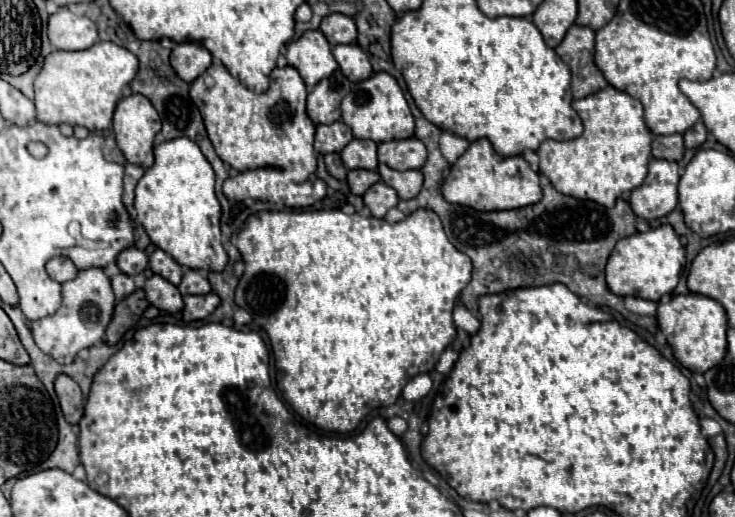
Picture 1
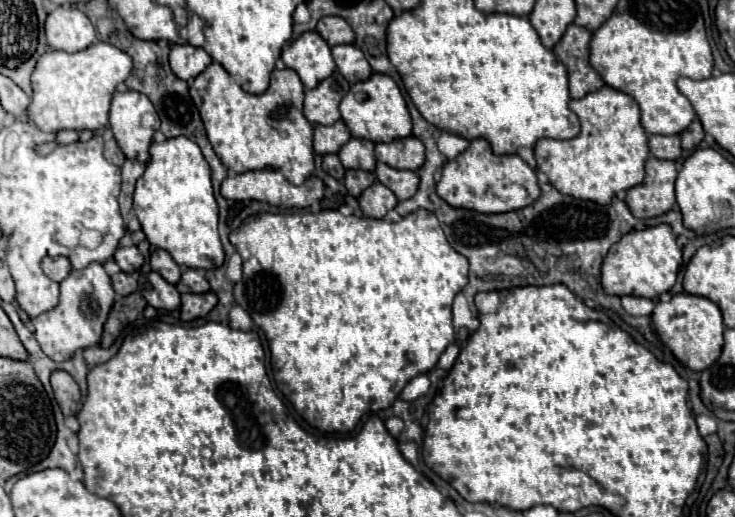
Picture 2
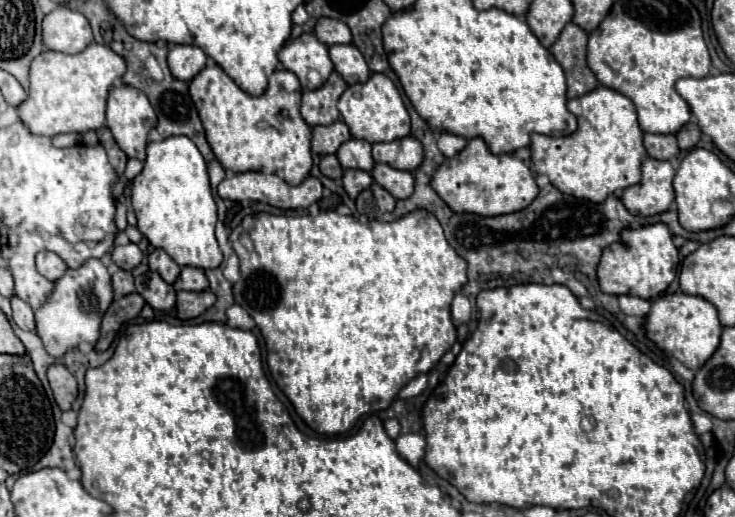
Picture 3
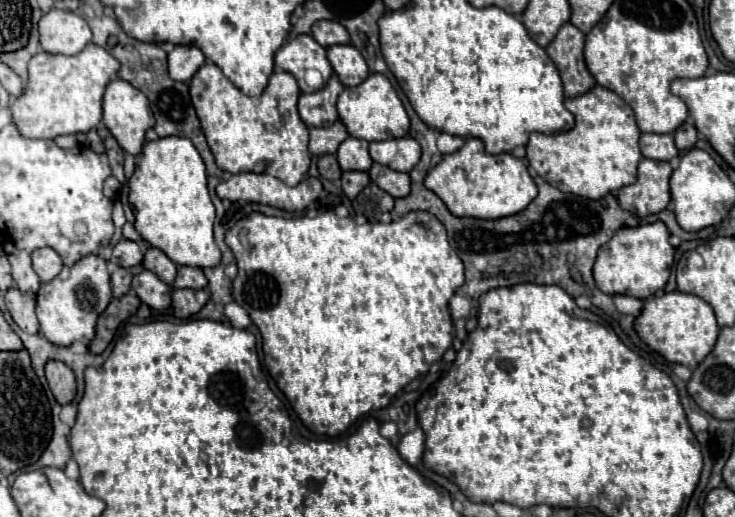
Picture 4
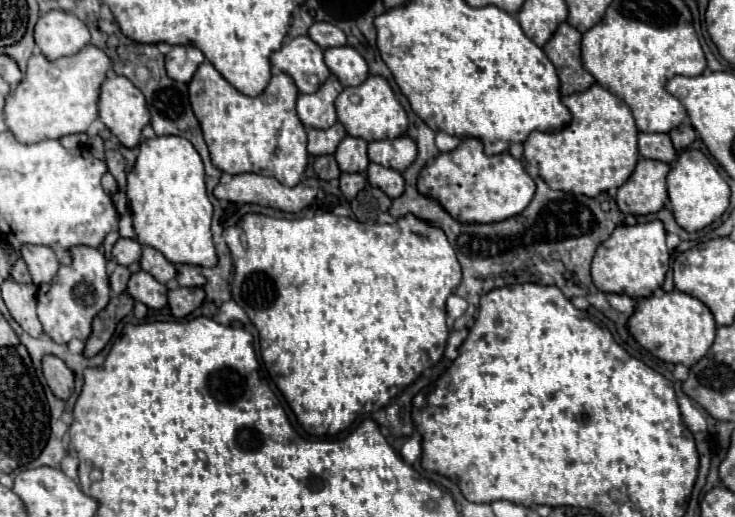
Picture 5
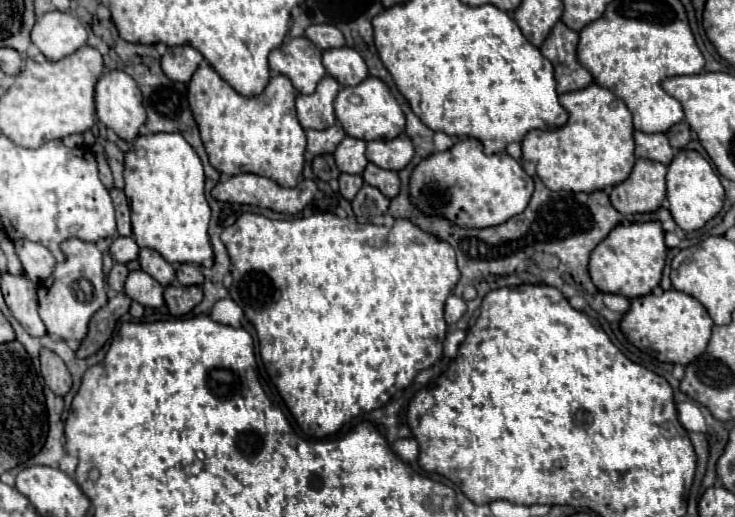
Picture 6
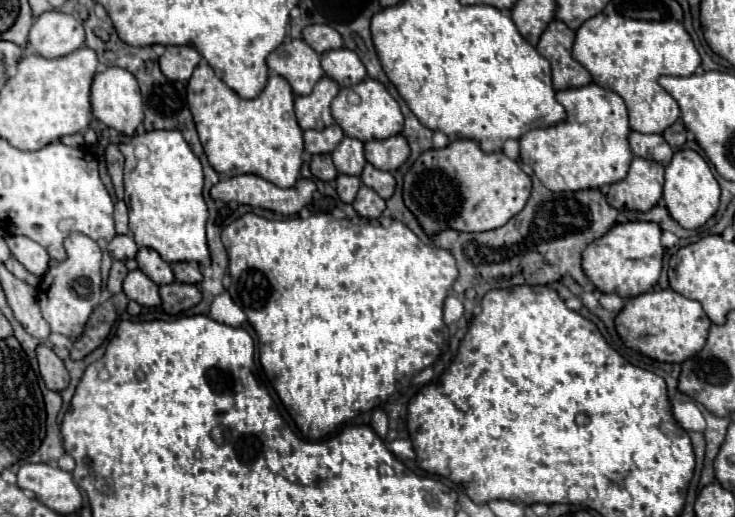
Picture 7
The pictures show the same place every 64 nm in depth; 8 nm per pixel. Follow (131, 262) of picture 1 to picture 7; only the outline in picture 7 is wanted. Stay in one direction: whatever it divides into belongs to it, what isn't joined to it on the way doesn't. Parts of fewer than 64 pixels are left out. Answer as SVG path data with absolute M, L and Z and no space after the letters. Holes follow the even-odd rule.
M126 234L126 236L116 236L116 238L108 244L108 252L110 252L110 256L112 256L114 260L126 262L126 260L130 260L130 258L136 256L138 246L136 246L134 238L132 238L130 234Z

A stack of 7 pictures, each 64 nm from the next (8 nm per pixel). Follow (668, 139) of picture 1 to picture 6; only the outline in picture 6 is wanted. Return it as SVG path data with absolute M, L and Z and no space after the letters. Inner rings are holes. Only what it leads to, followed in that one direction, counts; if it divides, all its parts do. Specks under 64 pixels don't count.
M634 132L634 142L636 142L636 156L640 156L640 158L662 162L666 166L674 158L674 150L672 150L666 134Z

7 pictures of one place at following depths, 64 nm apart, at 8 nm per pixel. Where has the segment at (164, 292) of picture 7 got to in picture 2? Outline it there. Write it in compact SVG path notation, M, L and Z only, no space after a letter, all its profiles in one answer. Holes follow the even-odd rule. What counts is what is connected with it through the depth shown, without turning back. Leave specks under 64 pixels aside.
M206 292L206 294L182 294L180 318L184 322L190 322L194 318L204 318L216 304L218 304L218 296L214 292Z

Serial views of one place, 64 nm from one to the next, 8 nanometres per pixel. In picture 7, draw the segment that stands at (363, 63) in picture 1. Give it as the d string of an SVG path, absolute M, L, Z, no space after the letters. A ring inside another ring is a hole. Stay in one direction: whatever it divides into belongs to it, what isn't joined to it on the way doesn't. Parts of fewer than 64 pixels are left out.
M348 48L328 50L322 54L322 68L326 76L336 80L342 88L350 88L366 78L366 68L358 54Z

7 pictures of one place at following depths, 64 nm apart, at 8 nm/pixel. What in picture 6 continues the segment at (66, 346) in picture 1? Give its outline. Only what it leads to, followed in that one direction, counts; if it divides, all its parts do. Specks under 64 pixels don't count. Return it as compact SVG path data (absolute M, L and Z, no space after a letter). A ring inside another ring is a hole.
M78 238L66 240L62 244L62 252L66 254L66 262L58 264L54 274L38 288L38 314L50 336L60 340L84 340L92 314L108 302L104 288L106 282L102 270L102 252L96 248L96 244L82 242Z

